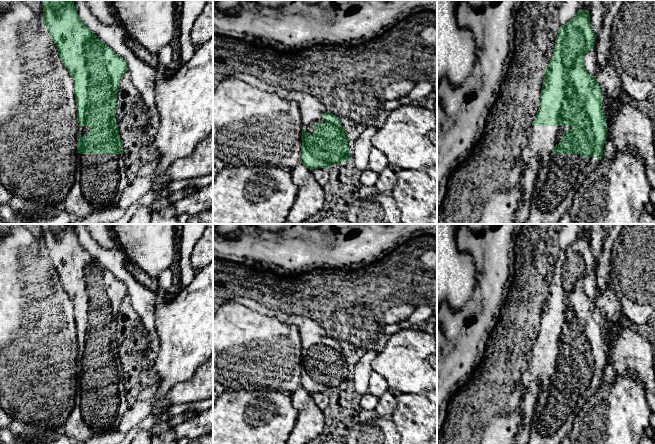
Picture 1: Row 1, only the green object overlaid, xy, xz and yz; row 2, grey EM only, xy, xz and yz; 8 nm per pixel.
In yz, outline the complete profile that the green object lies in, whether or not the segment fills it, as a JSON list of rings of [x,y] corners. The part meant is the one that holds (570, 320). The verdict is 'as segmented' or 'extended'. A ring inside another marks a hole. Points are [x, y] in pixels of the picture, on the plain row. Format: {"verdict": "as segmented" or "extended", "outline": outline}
{"verdict": "extended", "outline": [[[578,234],[574,241],[558,254],[553,278],[543,303],[539,333],[532,347],[528,365],[521,376],[523,394],[533,381],[537,381],[541,388],[526,444],[560,444],[565,437],[570,436],[577,414],[602,382],[607,362],[606,342],[602,335],[602,316],[596,302],[584,291],[584,280],[593,274],[595,263],[596,260],[590,251],[589,237],[585,234]]]}

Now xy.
{"verdict": "extended", "outline": [[[41,224],[42,232],[43,232],[43,246],[47,254],[49,255],[55,270],[57,271],[59,281],[61,282],[65,292],[68,294],[70,300],[73,303],[74,307],[74,318],[75,318],[75,328],[77,331],[77,391],[75,396],[75,404],[67,418],[62,430],[64,434],[72,441],[77,443],[82,443],[86,441],[88,438],[96,434],[103,434],[109,432],[111,430],[117,429],[118,423],[122,419],[124,413],[128,409],[127,397],[125,394],[125,383],[123,380],[123,367],[119,359],[119,354],[117,350],[115,334],[117,332],[117,317],[119,314],[120,304],[123,299],[128,295],[126,285],[118,280],[109,270],[102,267],[97,260],[92,257],[89,252],[81,245],[78,240],[75,228],[73,224]]]}

